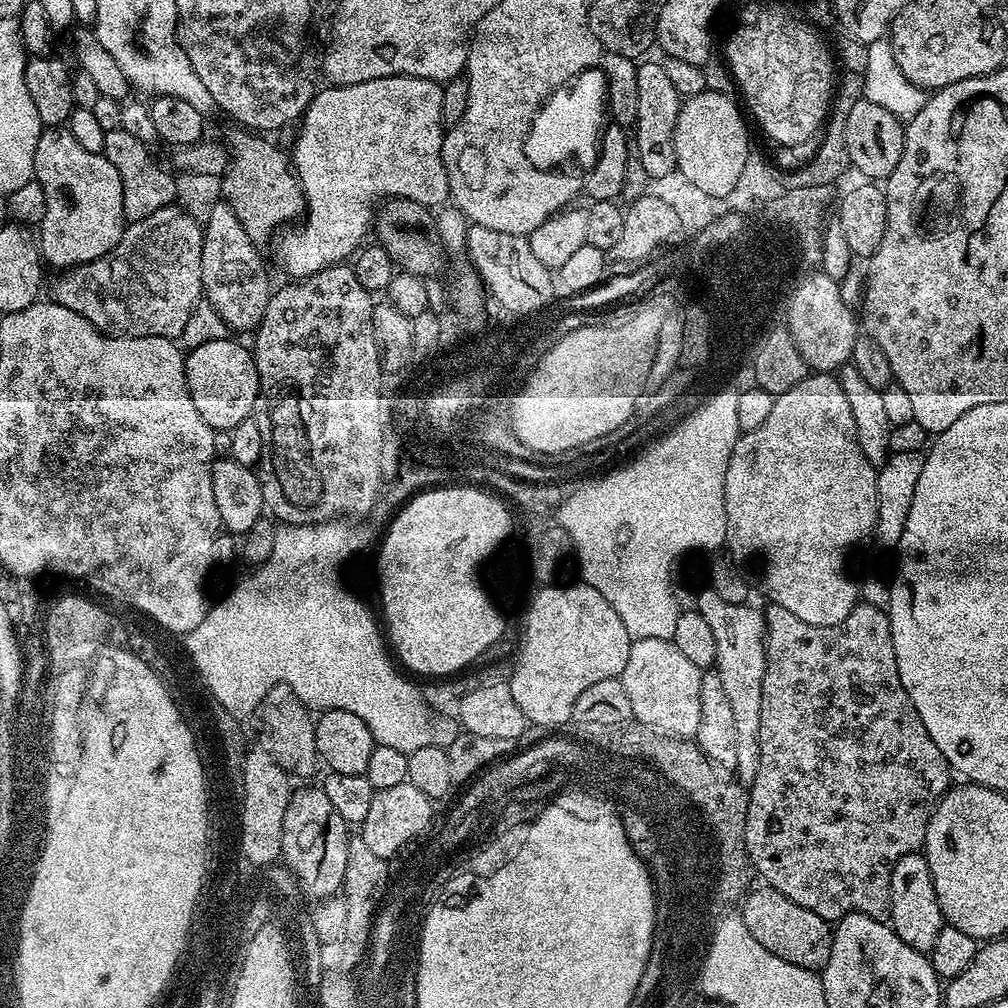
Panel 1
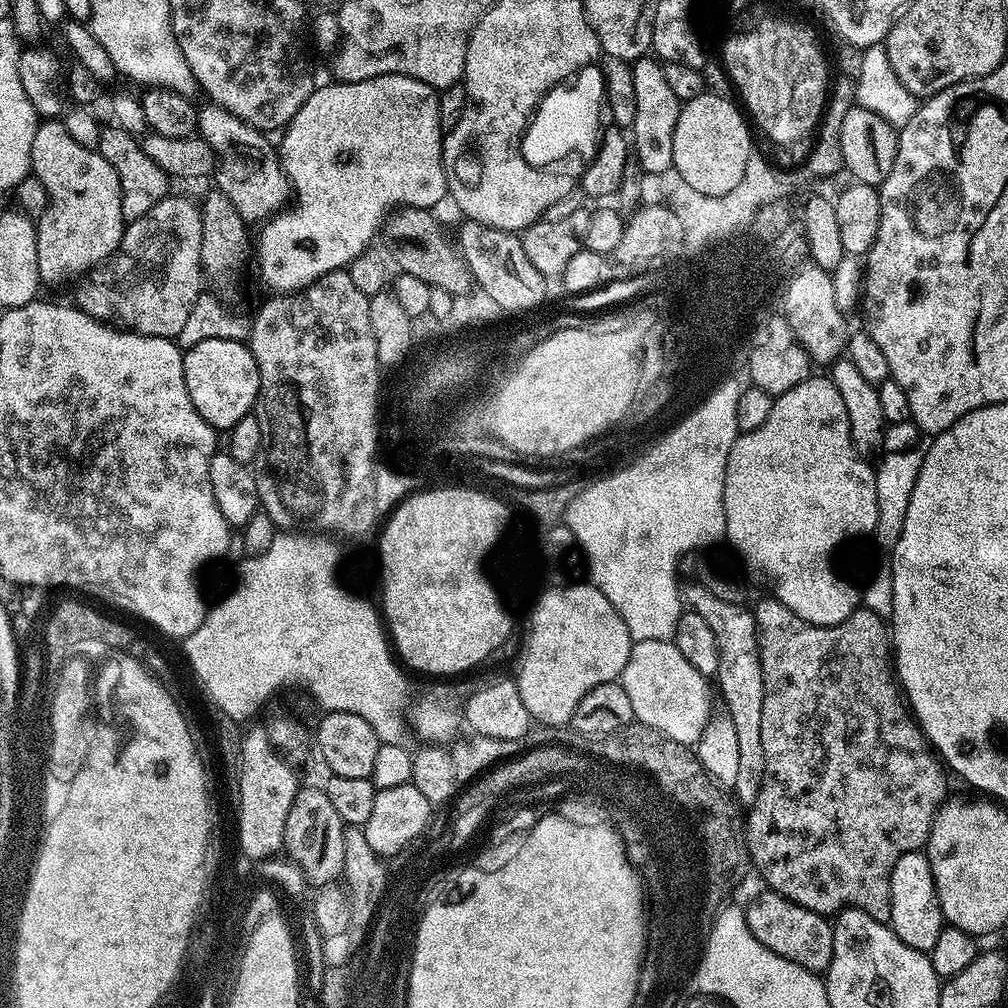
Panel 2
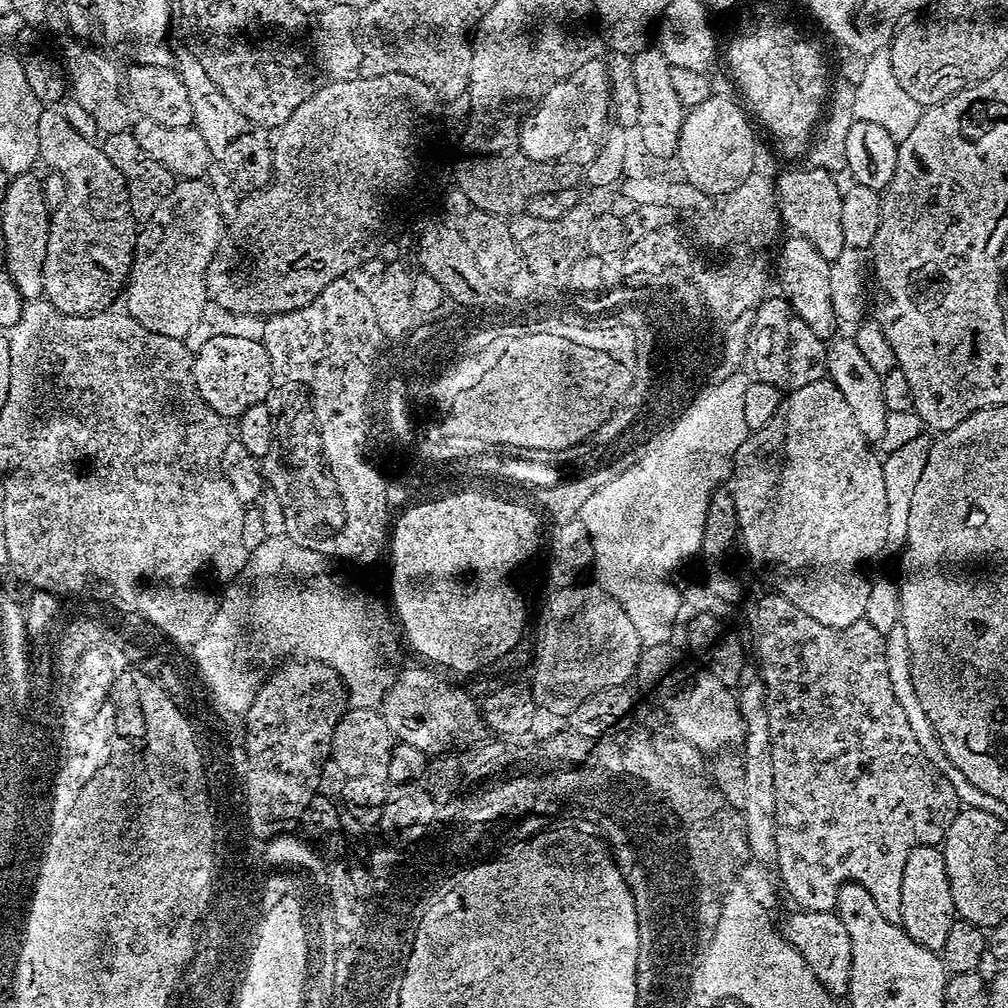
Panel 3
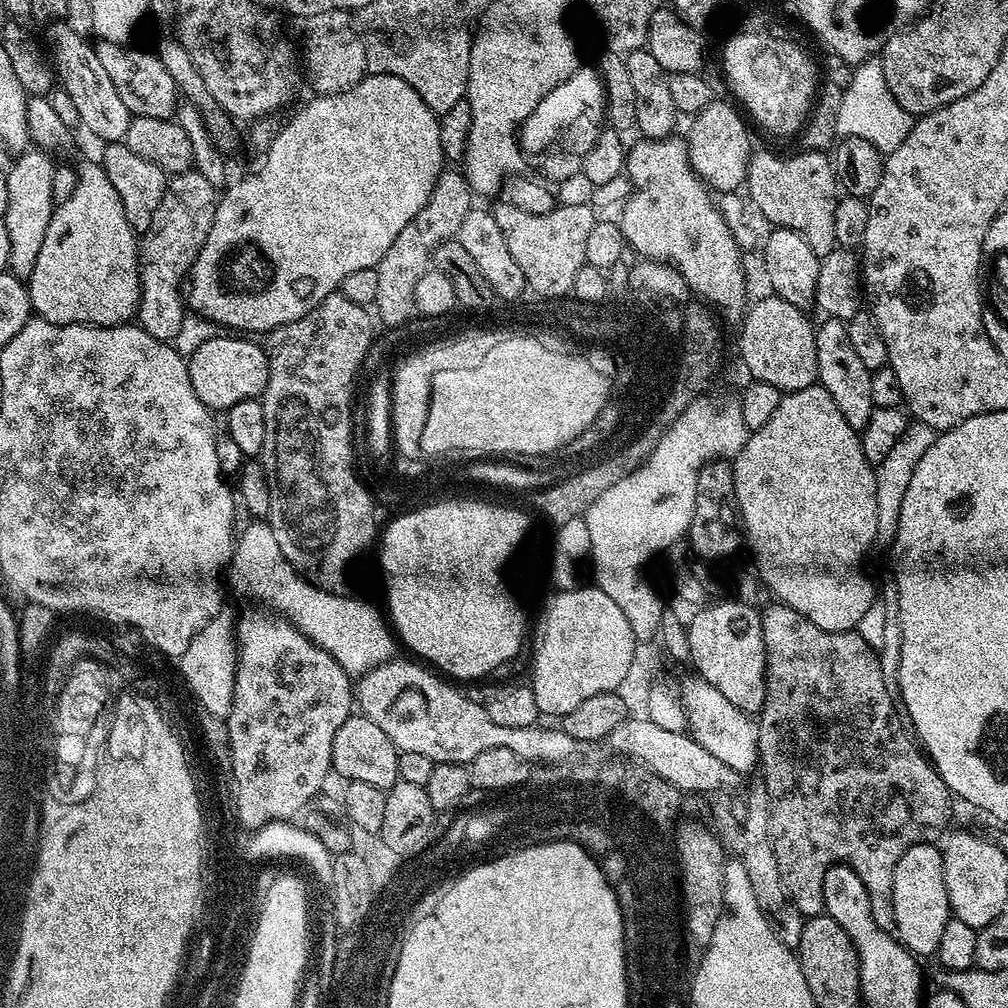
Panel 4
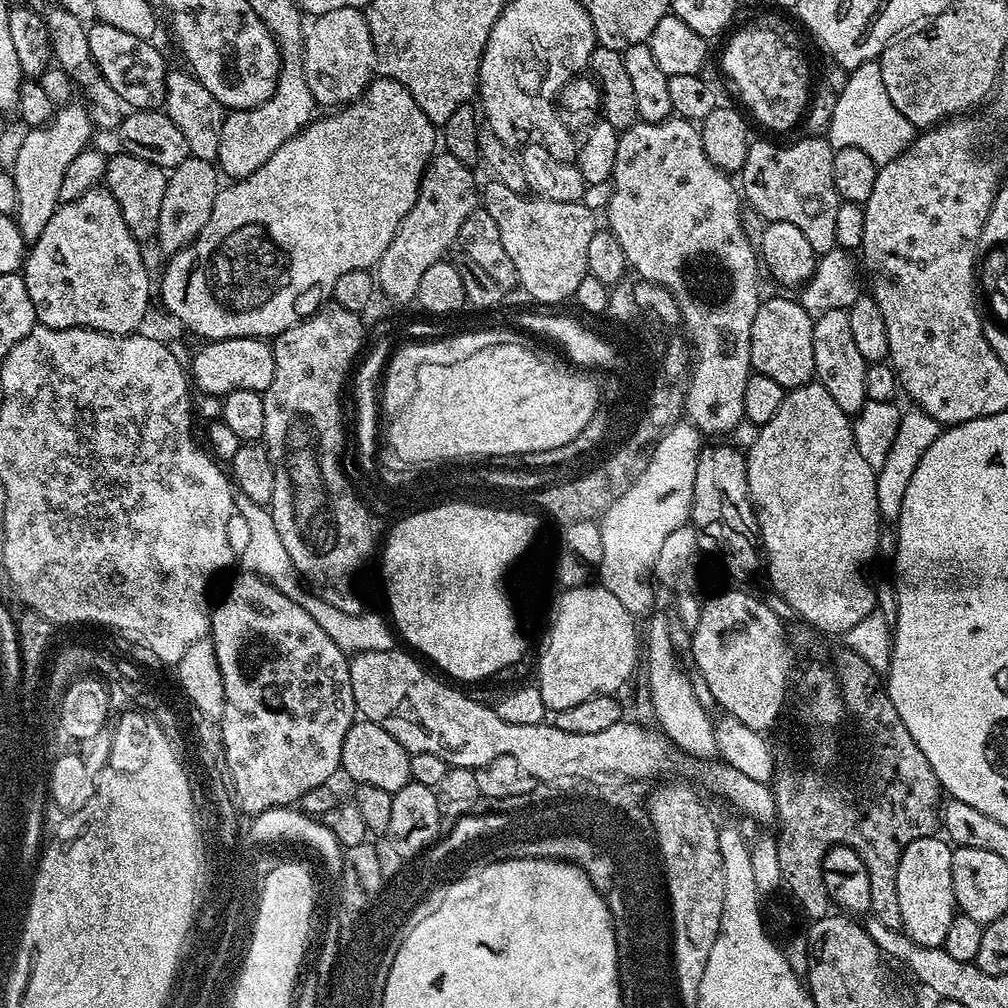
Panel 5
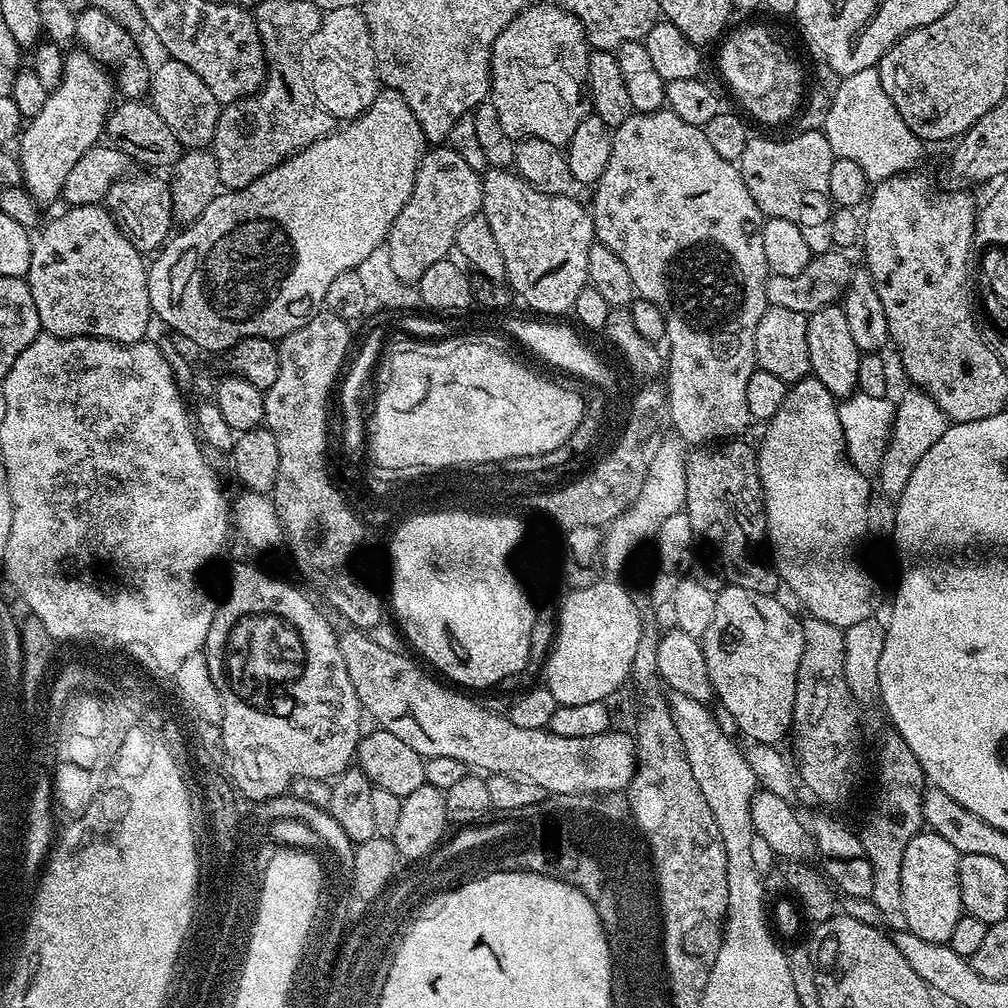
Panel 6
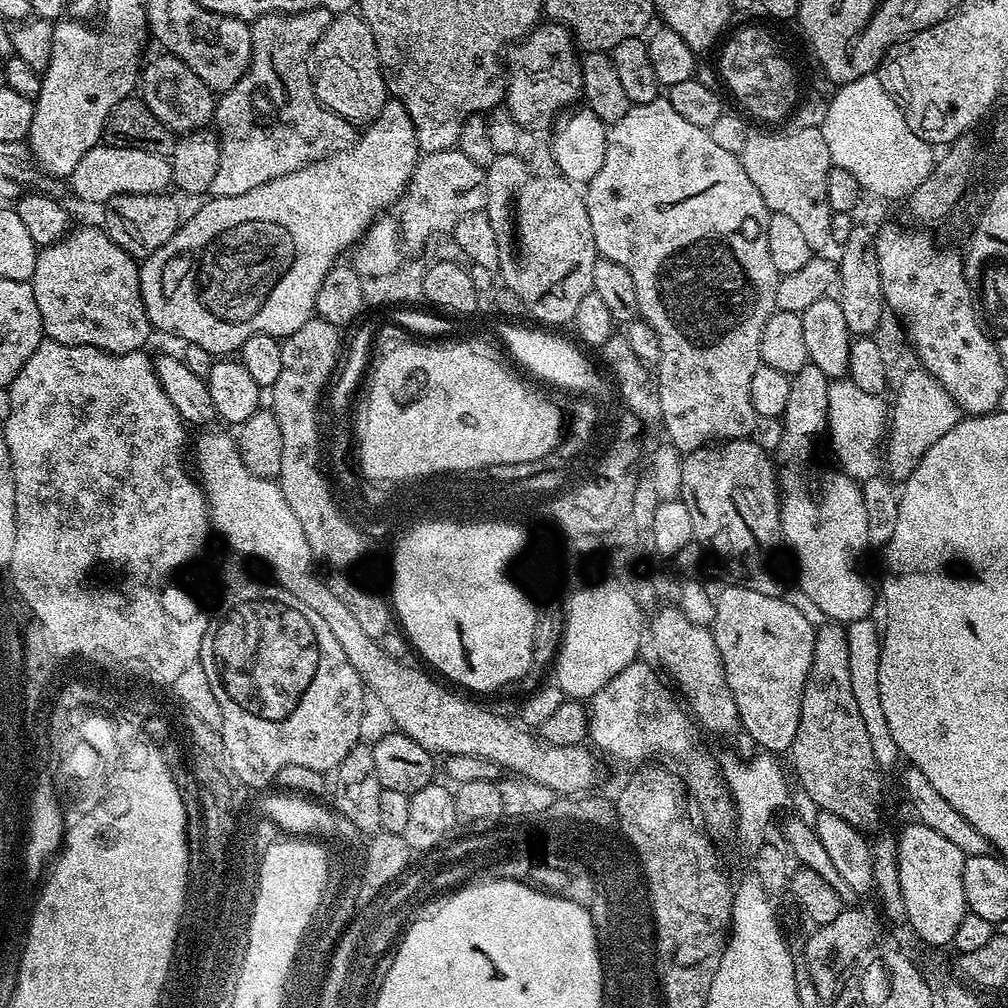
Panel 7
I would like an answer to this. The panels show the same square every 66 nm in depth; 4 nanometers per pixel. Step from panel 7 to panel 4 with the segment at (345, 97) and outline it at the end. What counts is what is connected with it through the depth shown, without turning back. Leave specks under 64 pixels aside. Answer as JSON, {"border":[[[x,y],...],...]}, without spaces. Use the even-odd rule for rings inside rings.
{"border":[[[326,11],[311,16],[306,26],[306,70],[315,93],[328,95],[352,88],[367,73],[363,35],[346,11]]]}

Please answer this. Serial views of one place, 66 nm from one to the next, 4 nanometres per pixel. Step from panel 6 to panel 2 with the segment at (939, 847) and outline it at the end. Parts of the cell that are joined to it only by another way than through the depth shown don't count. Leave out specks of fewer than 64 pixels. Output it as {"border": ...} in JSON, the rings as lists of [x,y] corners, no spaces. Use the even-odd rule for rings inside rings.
{"border":[[[923,851],[907,852],[894,862],[894,874],[890,878],[890,898],[892,899],[892,919],[890,927],[906,946],[928,954],[938,934],[946,927],[946,921],[940,912],[940,903],[936,897],[936,883],[932,877],[932,867]]]}

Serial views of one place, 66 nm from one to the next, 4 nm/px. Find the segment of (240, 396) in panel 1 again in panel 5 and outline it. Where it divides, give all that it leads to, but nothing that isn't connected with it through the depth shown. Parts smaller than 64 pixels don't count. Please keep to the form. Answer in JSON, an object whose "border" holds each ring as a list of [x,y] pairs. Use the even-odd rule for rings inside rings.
{"border":[[[239,336],[201,343],[190,364],[190,380],[208,396],[223,398],[234,390],[254,390],[263,394],[274,382],[274,354],[271,343],[259,336]]]}

